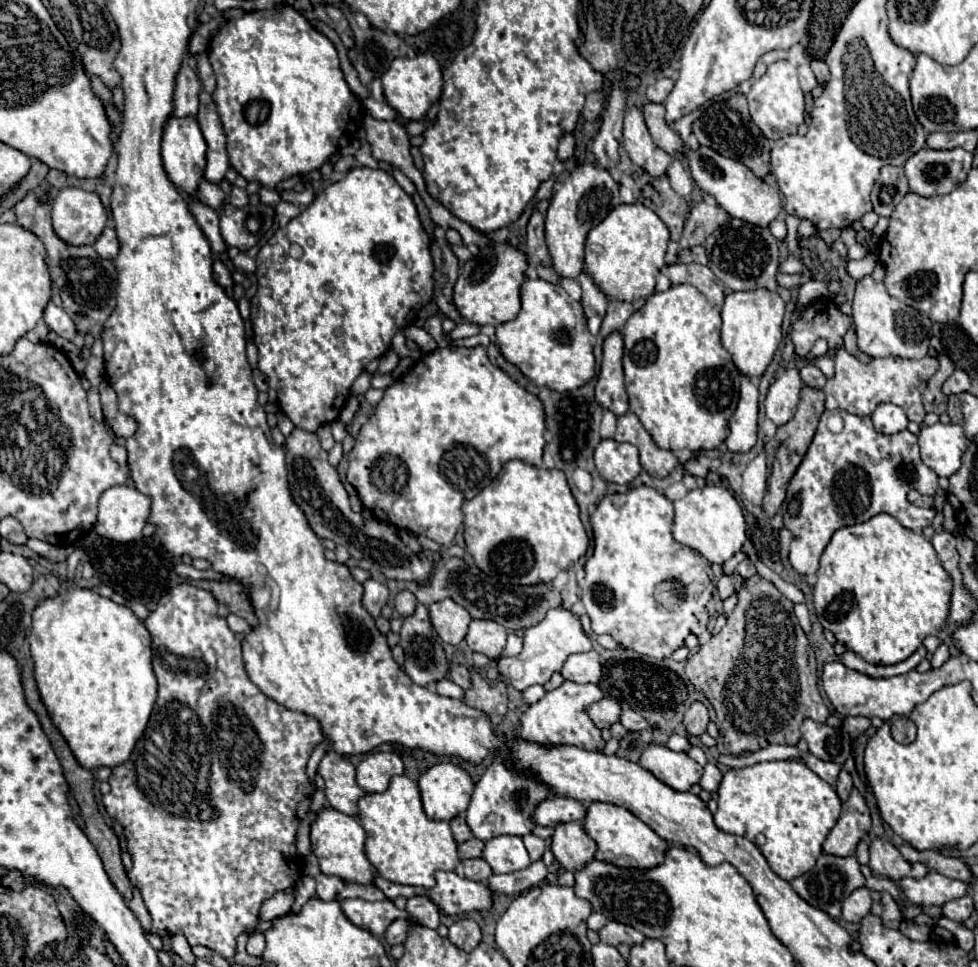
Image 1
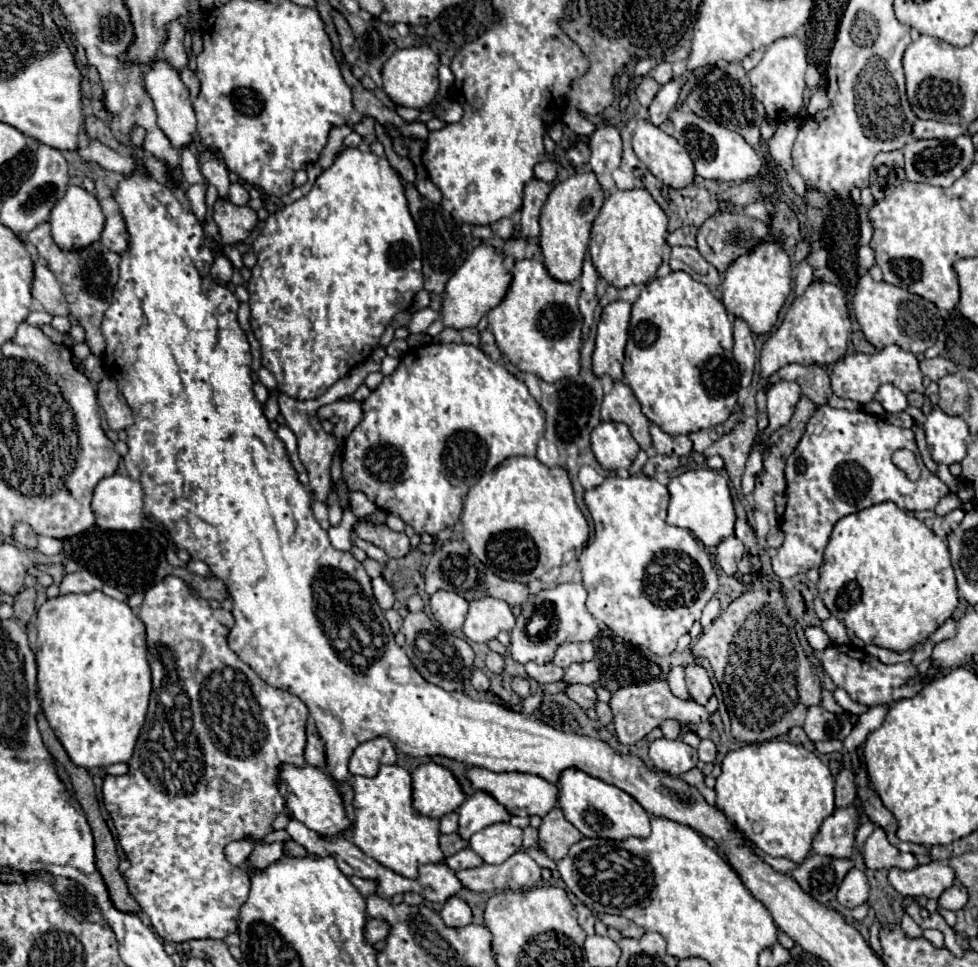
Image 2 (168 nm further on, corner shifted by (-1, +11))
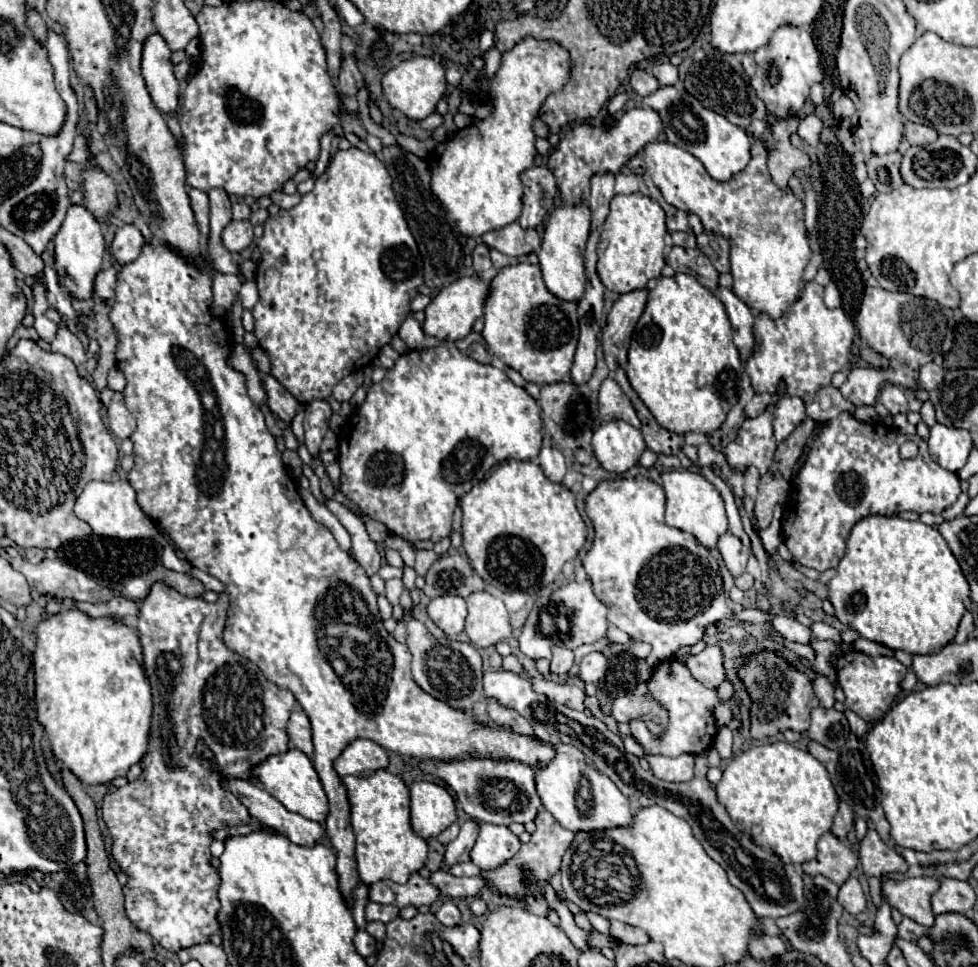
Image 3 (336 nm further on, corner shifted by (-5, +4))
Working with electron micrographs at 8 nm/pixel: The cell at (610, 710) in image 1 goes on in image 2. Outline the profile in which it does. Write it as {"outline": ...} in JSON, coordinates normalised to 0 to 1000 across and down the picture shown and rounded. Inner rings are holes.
{"outline":[[[595,707],[581,709],[579,720],[583,724],[587,724],[593,732],[607,732],[611,728],[611,720],[609,720],[607,709],[595,709]]]}

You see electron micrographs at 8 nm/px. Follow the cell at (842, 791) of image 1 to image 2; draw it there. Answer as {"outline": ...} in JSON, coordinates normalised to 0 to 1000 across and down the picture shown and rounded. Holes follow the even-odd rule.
{"outline":[[[861,794],[855,802],[855,834],[867,834],[875,827],[875,813],[867,794]]]}

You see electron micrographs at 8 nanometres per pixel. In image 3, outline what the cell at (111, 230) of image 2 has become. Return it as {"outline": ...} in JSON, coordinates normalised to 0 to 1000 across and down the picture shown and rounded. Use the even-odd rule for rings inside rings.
{"outline":[[[127,233],[117,243],[115,264],[119,266],[123,274],[129,274],[129,272],[135,272],[143,264],[147,253],[149,253],[149,245],[137,233]]]}

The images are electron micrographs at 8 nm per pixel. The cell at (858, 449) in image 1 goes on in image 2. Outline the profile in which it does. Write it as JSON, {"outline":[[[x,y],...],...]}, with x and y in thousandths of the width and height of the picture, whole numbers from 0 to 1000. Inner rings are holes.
{"outline":[[[836,420],[834,428],[828,432],[824,447],[810,467],[810,472],[804,478],[804,527],[800,532],[798,544],[804,554],[802,563],[791,571],[789,575],[789,587],[796,598],[808,598],[820,592],[826,592],[828,587],[836,587],[840,583],[840,573],[847,563],[849,550],[853,542],[873,529],[879,529],[883,525],[890,525],[900,519],[914,519],[920,527],[937,529],[937,527],[955,527],[959,517],[969,511],[969,505],[961,498],[959,492],[953,492],[939,467],[935,447],[930,443],[920,443],[910,436],[904,436],[896,428],[883,426],[883,424],[855,424],[849,420]],[[928,463],[937,469],[937,476],[943,484],[943,492],[939,498],[933,498],[926,494],[926,490],[912,480],[912,469],[916,465]]]}

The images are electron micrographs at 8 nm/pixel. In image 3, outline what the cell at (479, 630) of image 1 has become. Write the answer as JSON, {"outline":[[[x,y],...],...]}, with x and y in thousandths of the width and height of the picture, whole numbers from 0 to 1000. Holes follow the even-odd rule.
{"outline":[[[485,611],[476,617],[476,655],[489,669],[501,669],[521,659],[521,638],[511,617],[499,611]]]}

